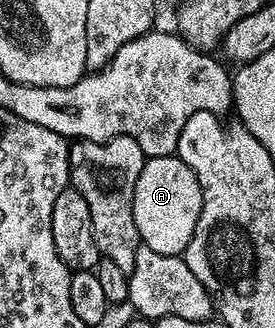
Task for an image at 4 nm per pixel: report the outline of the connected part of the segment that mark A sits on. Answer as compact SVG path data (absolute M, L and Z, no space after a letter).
M174 154L146 159L144 168L140 168L140 180L136 180L136 196L132 196L132 216L136 216L136 232L141 245L164 256L185 255L192 240L192 232L196 232L196 220L200 220L201 207L200 180L196 180L196 172L192 172L192 168L184 164L184 160Z

